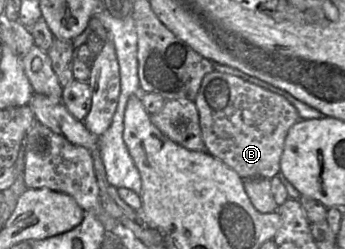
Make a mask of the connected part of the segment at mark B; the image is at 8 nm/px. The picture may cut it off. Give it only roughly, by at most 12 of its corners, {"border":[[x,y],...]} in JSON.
{"border":[[218,71],[194,100],[206,152],[271,179],[300,120],[276,93]]}

